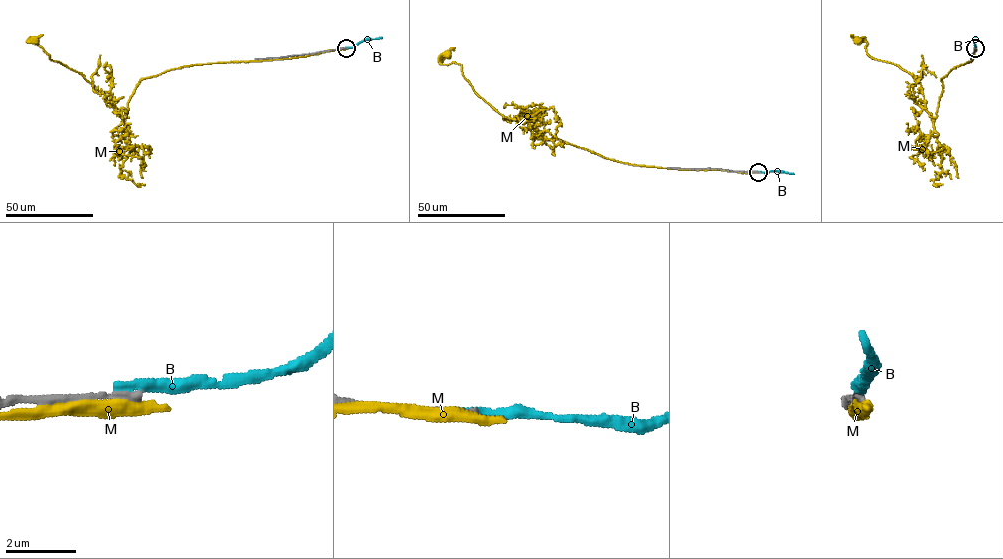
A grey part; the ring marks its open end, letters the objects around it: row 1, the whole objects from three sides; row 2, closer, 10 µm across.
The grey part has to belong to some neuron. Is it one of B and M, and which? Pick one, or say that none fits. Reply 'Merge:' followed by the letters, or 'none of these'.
Merge: none of these

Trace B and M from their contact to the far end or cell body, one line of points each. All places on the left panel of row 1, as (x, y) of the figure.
B: (345, 48), (381, 37)
M: (343, 48), (167, 70), (140, 80), (123, 120), (107, 97), (81, 74), (51, 60), (27, 39), (35, 40)

